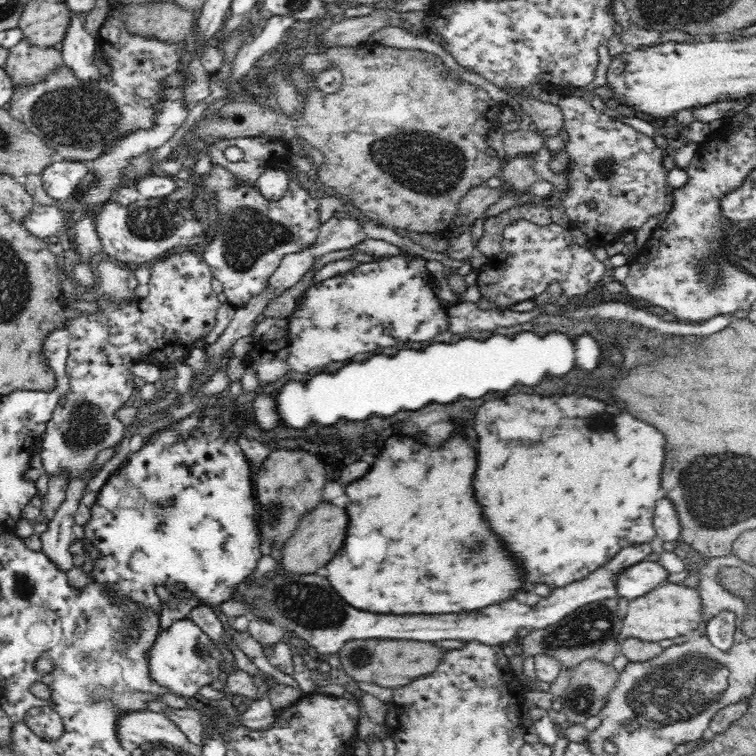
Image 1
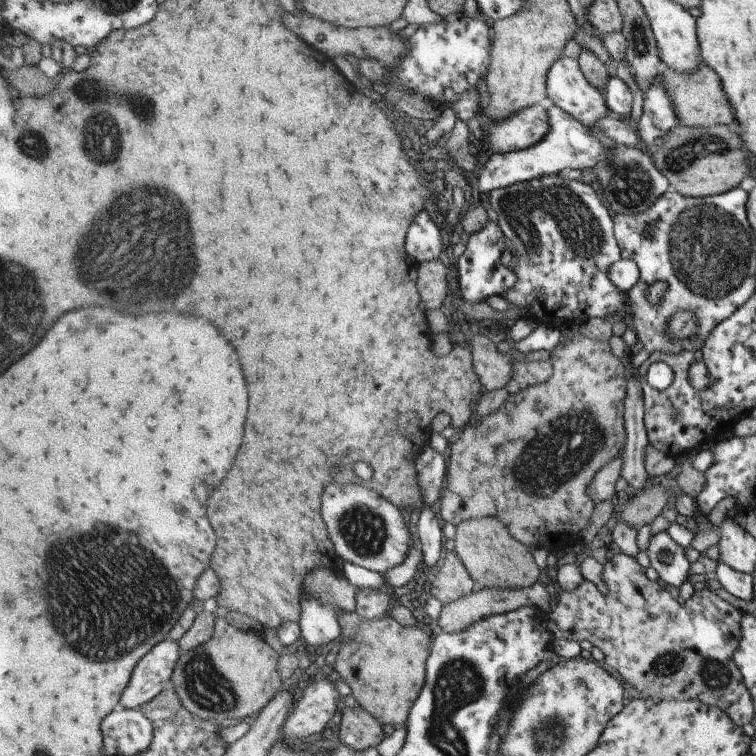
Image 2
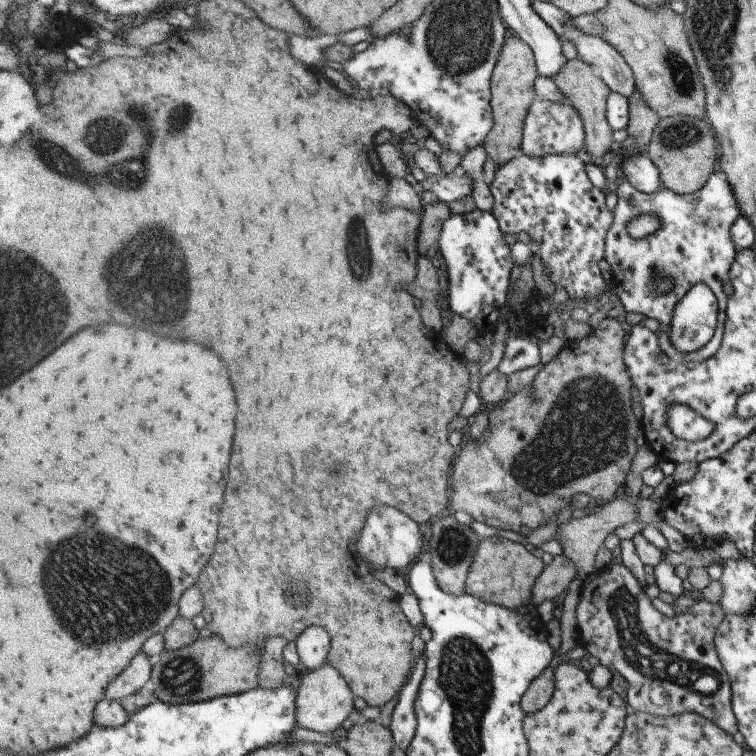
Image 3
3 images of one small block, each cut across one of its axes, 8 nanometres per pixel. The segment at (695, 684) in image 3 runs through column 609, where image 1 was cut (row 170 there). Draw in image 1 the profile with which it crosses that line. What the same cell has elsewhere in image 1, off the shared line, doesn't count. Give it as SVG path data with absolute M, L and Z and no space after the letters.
M561 93L561 99L559 100L559 107L563 112L566 132L568 132L568 140L564 148L568 154L569 164L565 170L565 174L568 177L570 188L567 193L561 194L561 206L565 209L565 212L569 216L569 220L573 220L578 224L578 228L587 234L591 238L604 238L608 244L618 240L622 233L627 231L637 231L650 217L659 218L664 210L667 210L669 205L670 193L666 184L666 168L664 167L664 152L658 147L654 138L648 135L636 131L632 126L621 124L616 120L611 119L606 113L594 109L591 103L590 96L577 97L571 94Z

